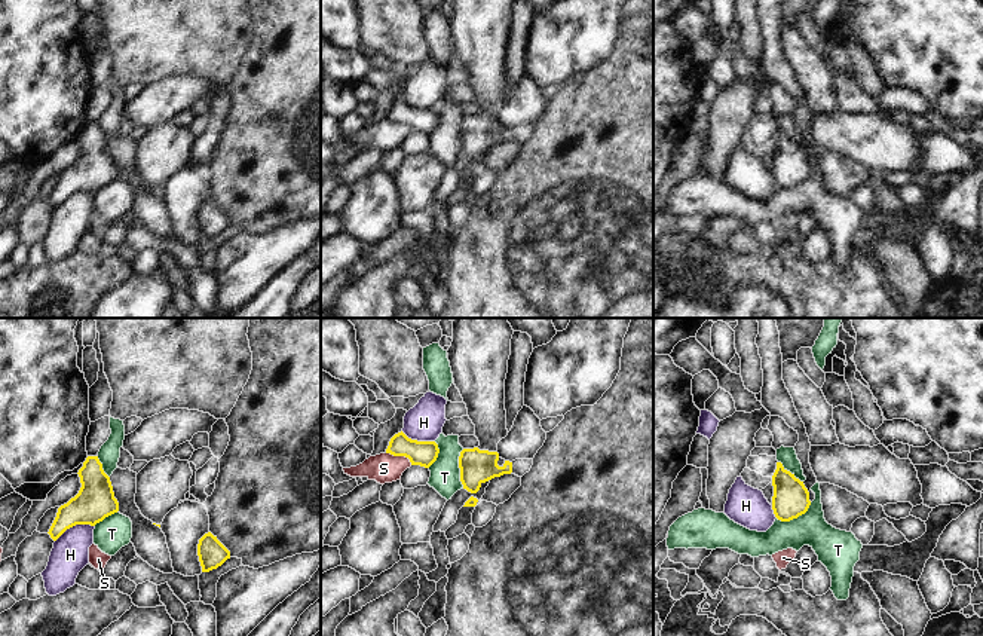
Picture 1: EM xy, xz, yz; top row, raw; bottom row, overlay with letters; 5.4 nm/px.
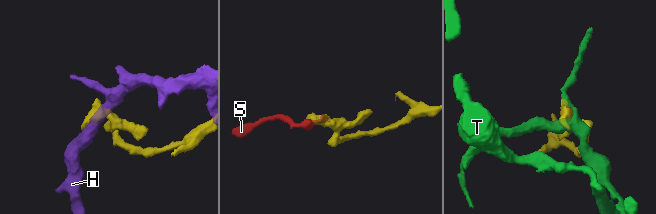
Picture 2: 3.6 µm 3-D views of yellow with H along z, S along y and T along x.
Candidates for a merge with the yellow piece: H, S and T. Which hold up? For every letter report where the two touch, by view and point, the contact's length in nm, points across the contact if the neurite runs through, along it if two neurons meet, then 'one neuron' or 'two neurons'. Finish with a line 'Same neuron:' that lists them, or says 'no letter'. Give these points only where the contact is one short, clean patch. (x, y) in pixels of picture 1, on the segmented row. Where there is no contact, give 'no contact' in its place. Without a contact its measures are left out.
H: contact xy (74, 525); length 240 nm; border xy (94, 525), (73, 525), (55, 541); two neurons
S: contact xz (400, 455); length 160 nm; border xz (386, 452), (395, 456), (406, 456), (412, 464); two neurons
T: contact xz (459, 467); length 220 nm; border xz (464, 449), (459, 456), (459, 480), (462, 488); two neurons
Same neuron: no letter

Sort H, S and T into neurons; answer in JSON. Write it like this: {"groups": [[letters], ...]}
{"groups": [["H"], ["S"], ["T"]]}

